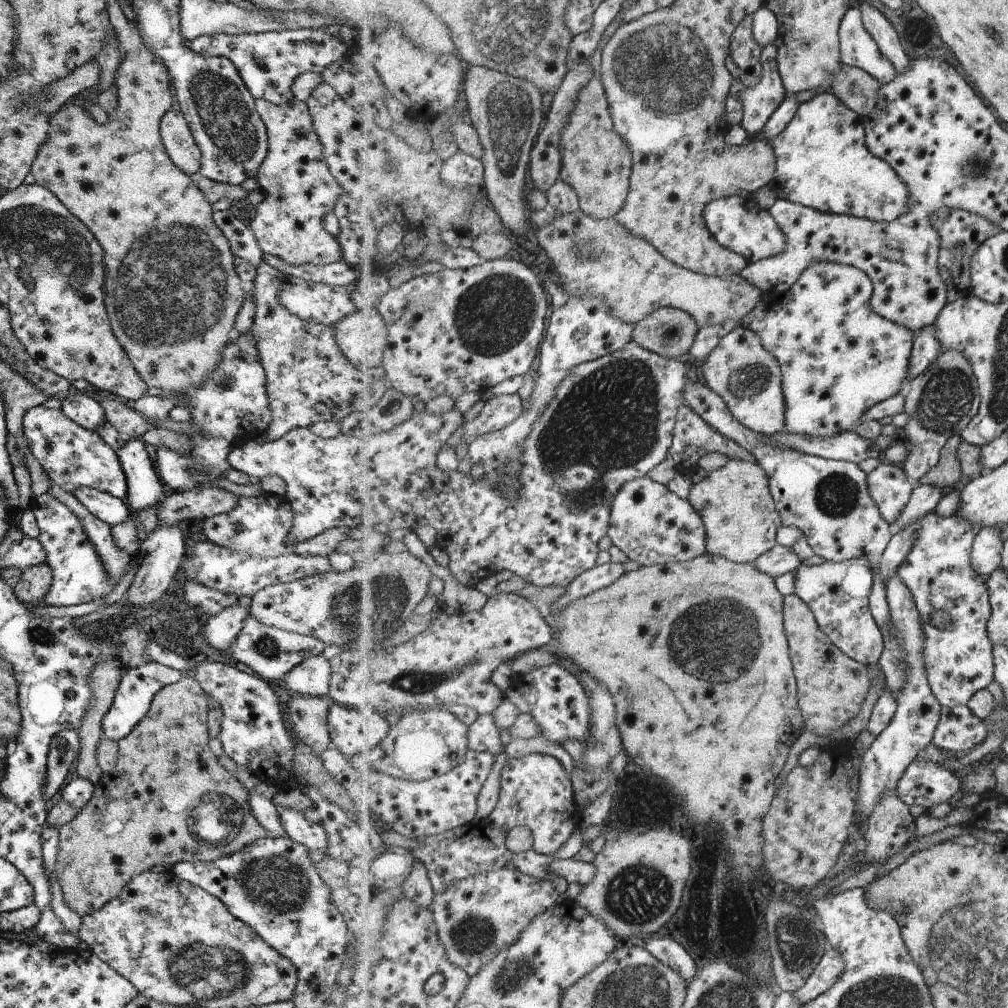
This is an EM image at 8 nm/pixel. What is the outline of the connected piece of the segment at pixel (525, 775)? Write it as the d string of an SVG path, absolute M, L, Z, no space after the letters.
M533 753L524 757L511 758L504 766L500 799L495 810L490 814L489 820L493 824L503 827L506 832L513 830L516 826L530 828L535 841L533 850L540 855L552 855L571 838L575 829L579 828L579 812L572 777L570 777L564 764L561 764L557 757Z

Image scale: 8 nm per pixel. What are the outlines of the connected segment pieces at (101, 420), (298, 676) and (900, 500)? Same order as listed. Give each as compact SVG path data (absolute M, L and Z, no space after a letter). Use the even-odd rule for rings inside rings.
M72 390L60 402L60 410L70 421L88 431L95 431L106 423L101 405L84 392Z
M321 653L310 656L294 666L282 679L285 687L295 695L318 696L327 694L330 664Z
M879 464L868 475L868 487L881 513L881 516L893 527L909 504L916 488L903 466Z

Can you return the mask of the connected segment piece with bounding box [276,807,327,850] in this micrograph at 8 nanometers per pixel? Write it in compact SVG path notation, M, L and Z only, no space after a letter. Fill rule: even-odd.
M276 807L286 836L293 842L299 843L307 850L325 850L327 846L327 833L317 823L310 823L303 812L293 809Z

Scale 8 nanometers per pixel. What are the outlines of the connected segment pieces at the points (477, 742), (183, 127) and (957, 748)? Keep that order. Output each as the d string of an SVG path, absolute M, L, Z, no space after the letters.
M492 713L478 715L474 723L468 727L468 745L473 750L492 752L495 756L506 751Z
M171 108L161 117L158 133L168 157L186 175L197 173L200 150L195 146L186 120L177 108Z
M968 705L943 707L933 744L947 752L967 752L983 743L988 735L985 721Z

